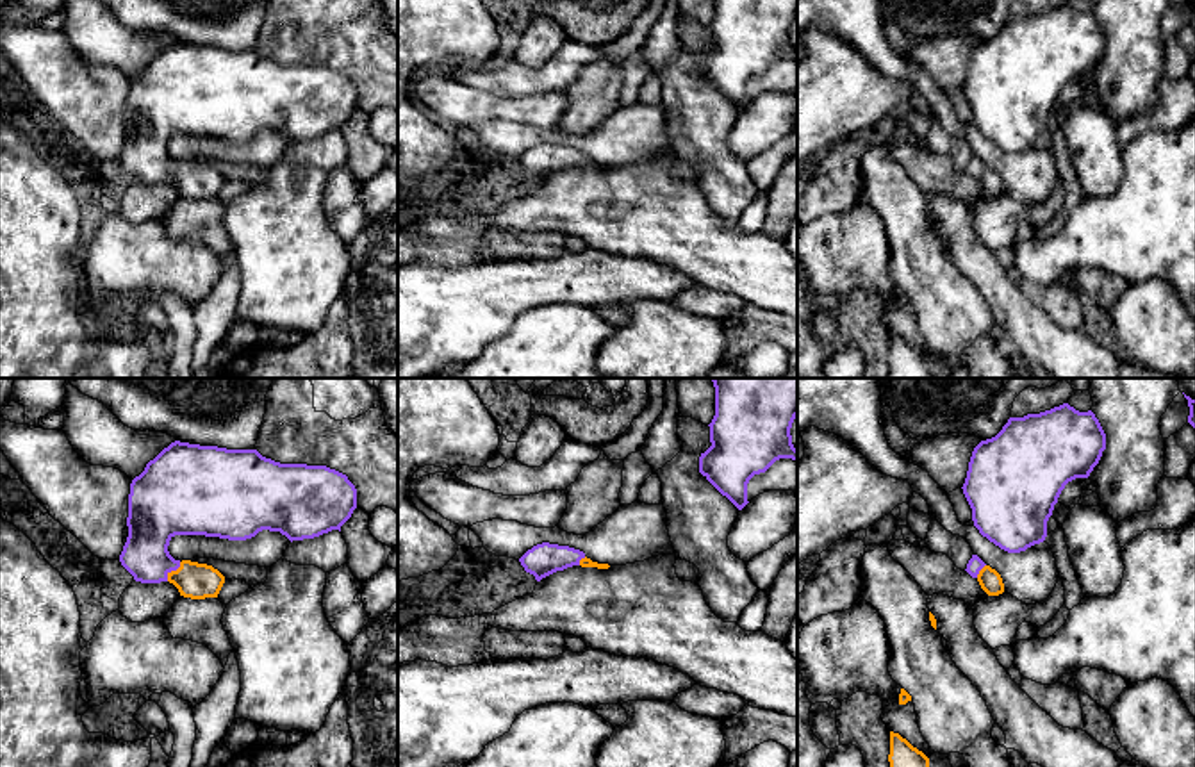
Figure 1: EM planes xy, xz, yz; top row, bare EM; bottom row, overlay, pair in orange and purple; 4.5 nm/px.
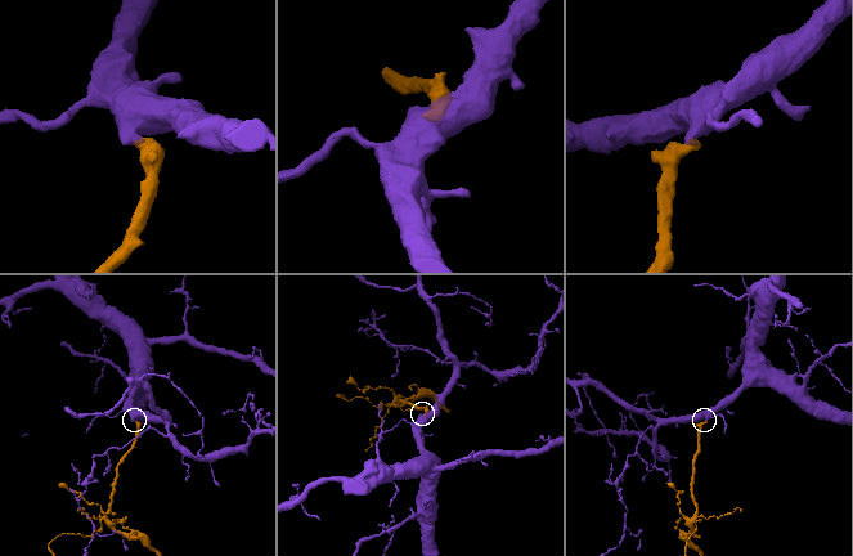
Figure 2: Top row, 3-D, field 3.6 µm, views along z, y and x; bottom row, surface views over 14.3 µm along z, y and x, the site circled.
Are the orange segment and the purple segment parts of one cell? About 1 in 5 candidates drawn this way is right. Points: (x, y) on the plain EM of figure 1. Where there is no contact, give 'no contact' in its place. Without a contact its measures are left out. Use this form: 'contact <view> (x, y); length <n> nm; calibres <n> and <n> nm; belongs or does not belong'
contact xy (172, 172); length 110 nm; calibres 160 and 220 nm; belongs

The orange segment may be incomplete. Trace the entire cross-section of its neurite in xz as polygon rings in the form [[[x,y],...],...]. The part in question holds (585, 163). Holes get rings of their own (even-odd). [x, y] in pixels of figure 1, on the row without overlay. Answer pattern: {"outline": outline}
{"outline": [[[549,143],[533,146],[519,159],[519,162],[526,173],[535,177],[537,182],[573,166],[598,168],[598,169],[610,168],[608,164],[592,162],[580,150]]]}

